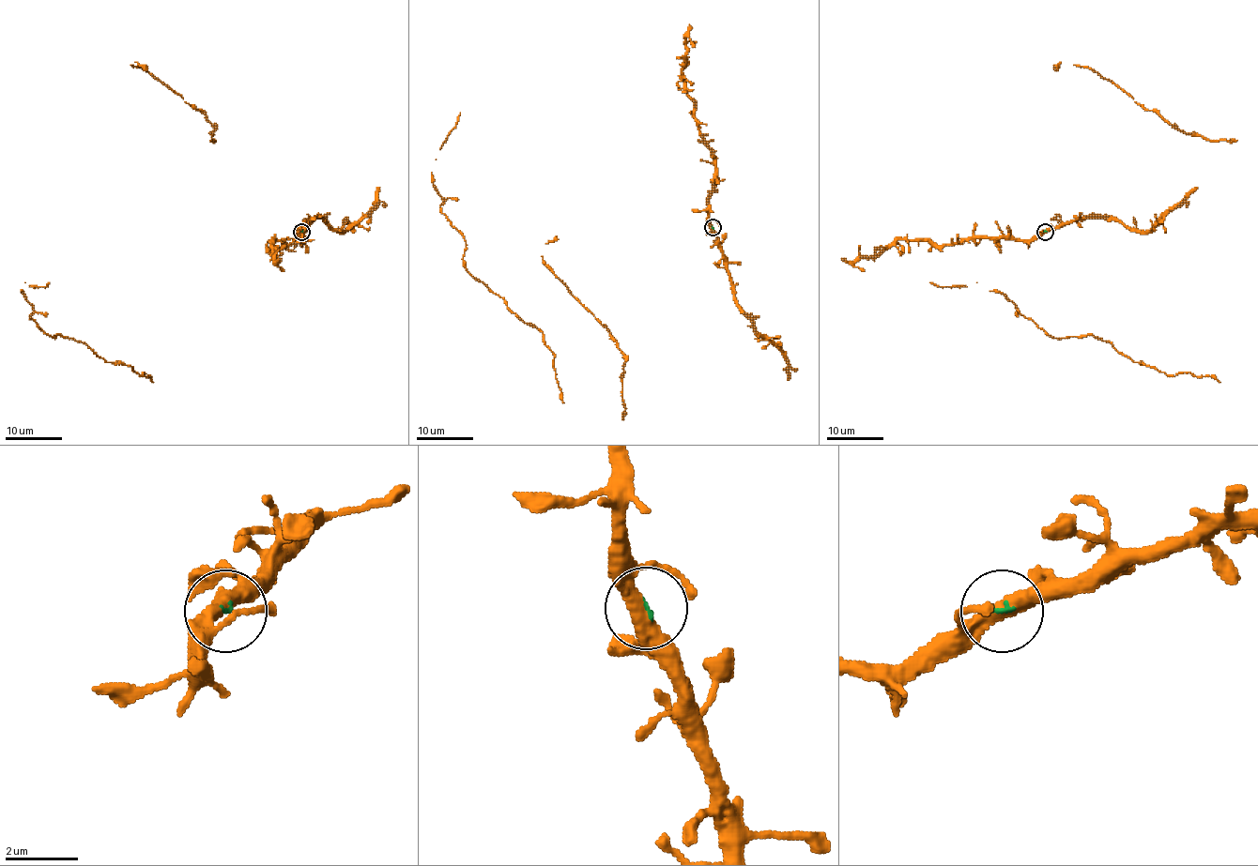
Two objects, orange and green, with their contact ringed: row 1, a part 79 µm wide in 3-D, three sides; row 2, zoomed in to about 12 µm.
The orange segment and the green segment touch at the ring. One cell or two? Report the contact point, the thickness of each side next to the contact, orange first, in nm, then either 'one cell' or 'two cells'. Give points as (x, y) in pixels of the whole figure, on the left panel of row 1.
(301, 232) | 360/60 nm | one cell

